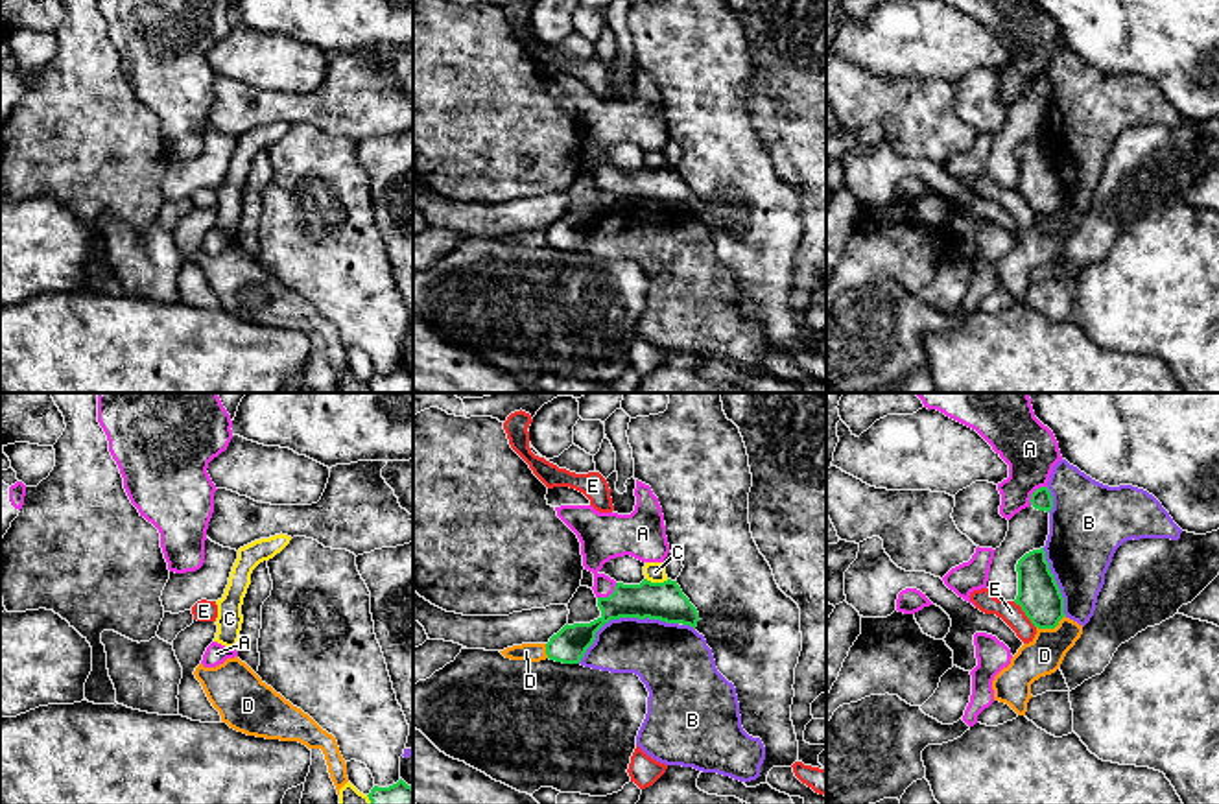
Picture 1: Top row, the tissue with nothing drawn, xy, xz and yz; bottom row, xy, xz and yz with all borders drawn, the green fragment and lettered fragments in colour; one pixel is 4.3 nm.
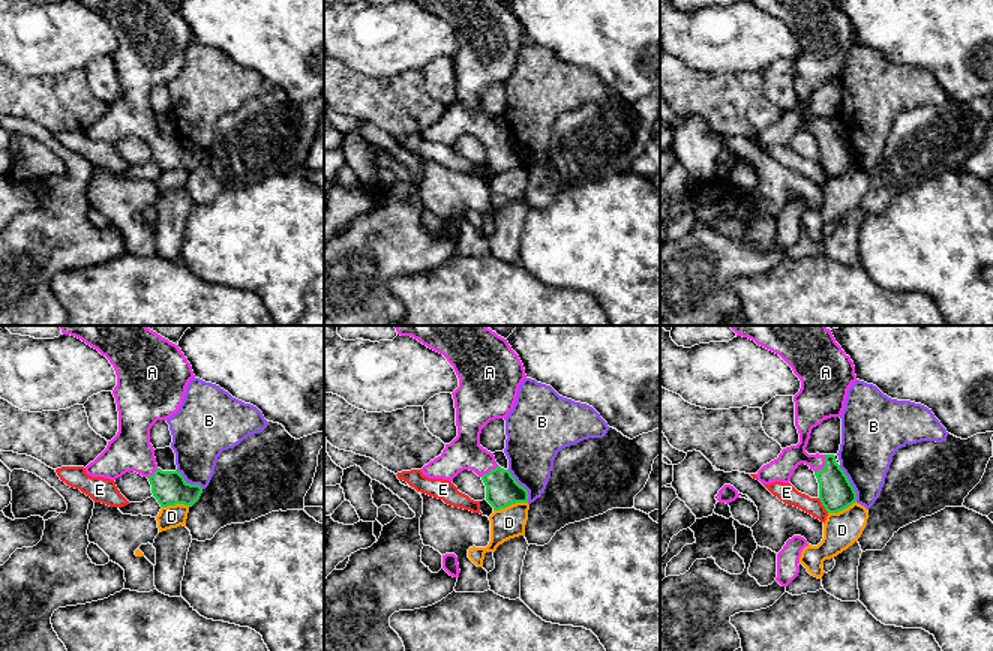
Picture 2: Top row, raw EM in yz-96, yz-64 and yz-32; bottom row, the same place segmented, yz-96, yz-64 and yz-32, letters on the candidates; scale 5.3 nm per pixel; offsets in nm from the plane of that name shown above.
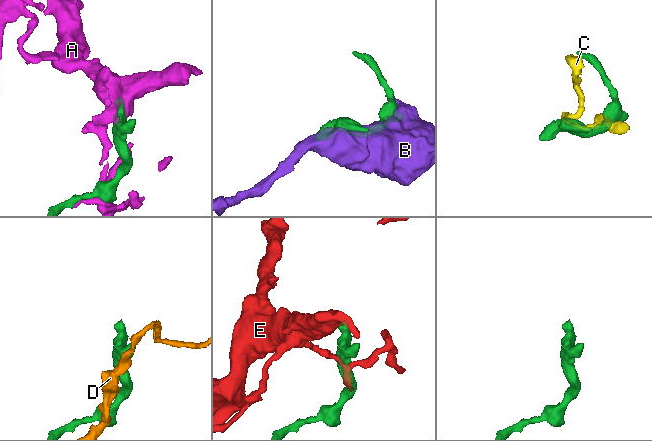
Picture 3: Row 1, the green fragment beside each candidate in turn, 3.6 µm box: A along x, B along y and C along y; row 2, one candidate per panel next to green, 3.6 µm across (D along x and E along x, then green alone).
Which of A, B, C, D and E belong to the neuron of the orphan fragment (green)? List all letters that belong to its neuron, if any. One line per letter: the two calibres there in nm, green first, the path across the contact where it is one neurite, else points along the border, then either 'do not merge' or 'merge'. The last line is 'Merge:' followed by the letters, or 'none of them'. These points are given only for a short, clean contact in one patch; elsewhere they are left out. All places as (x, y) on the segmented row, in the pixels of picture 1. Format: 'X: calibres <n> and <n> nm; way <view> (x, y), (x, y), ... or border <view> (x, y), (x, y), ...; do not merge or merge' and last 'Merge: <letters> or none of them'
A: calibres 90 and 240 nm; merge
B: calibres 170 and 280 nm; do not merge
C: calibres 170 and 90 nm; do not merge
D: calibres 190 and 160 nm; do not merge
E: calibres 190 and 90 nm; do not merge
Merge: A

